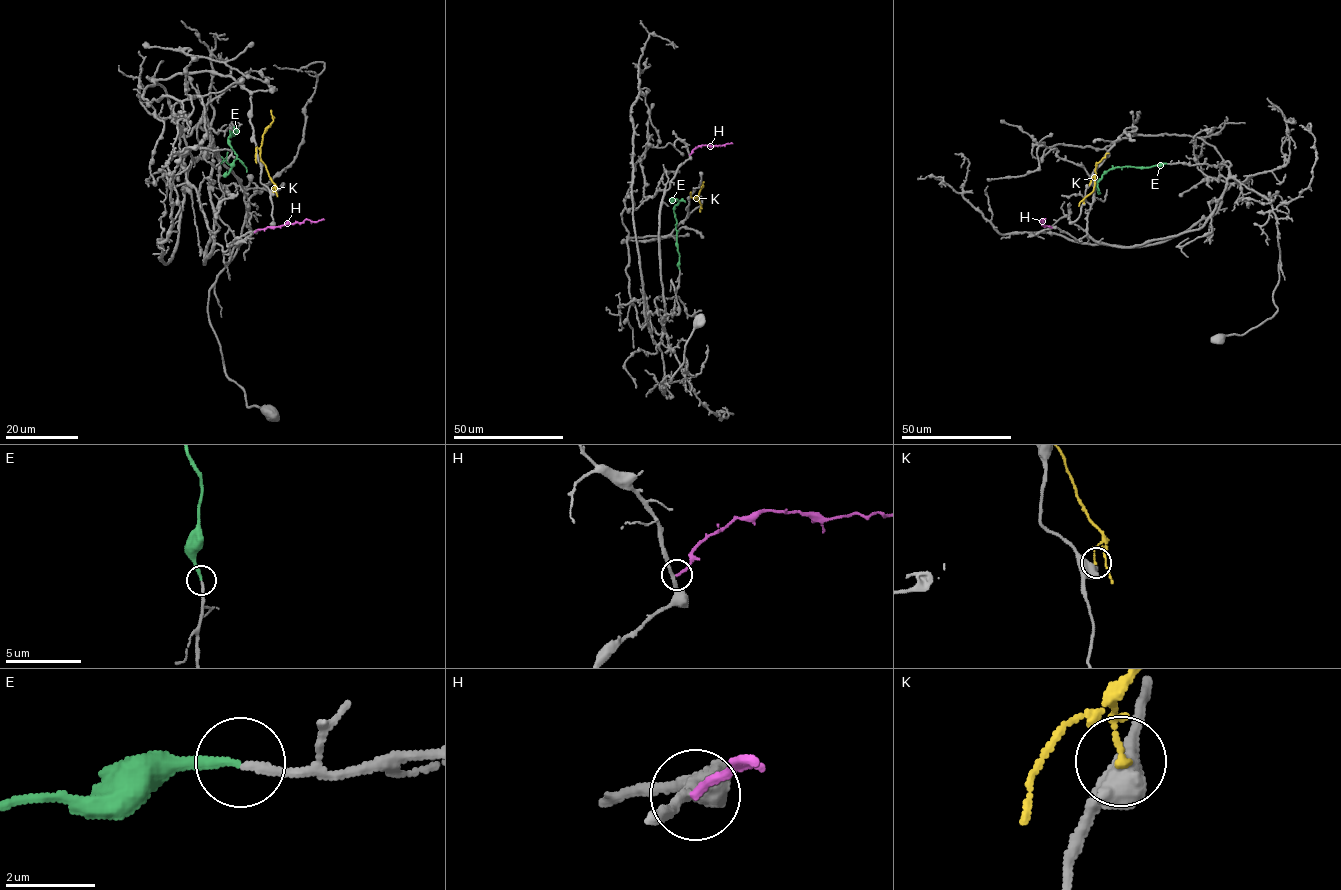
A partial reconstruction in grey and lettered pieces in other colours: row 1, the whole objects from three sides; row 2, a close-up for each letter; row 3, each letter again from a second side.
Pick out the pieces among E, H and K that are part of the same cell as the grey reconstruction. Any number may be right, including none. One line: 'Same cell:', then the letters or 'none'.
Same cell: E

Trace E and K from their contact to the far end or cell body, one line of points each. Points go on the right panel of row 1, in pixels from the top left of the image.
E: (1166, 163), (1112, 168), (1096, 186), (1100, 178)
K: (1083, 203), (1094, 189), (1095, 164), (1109, 153)

